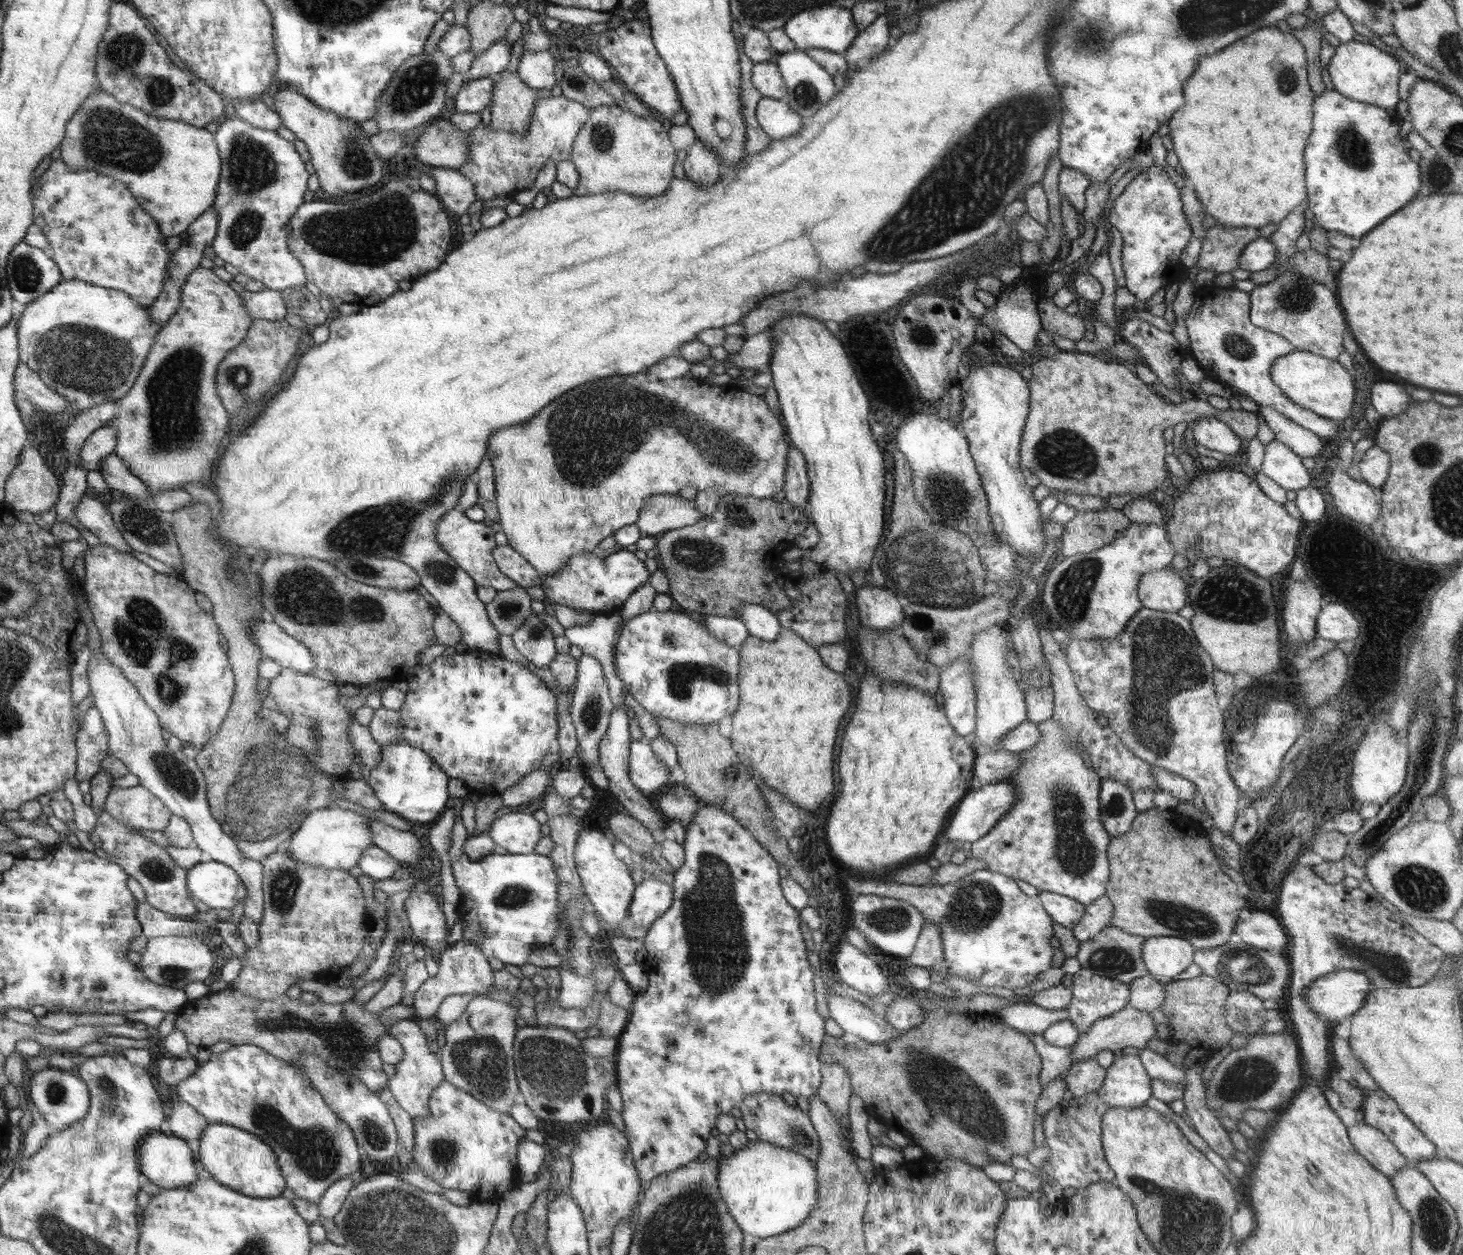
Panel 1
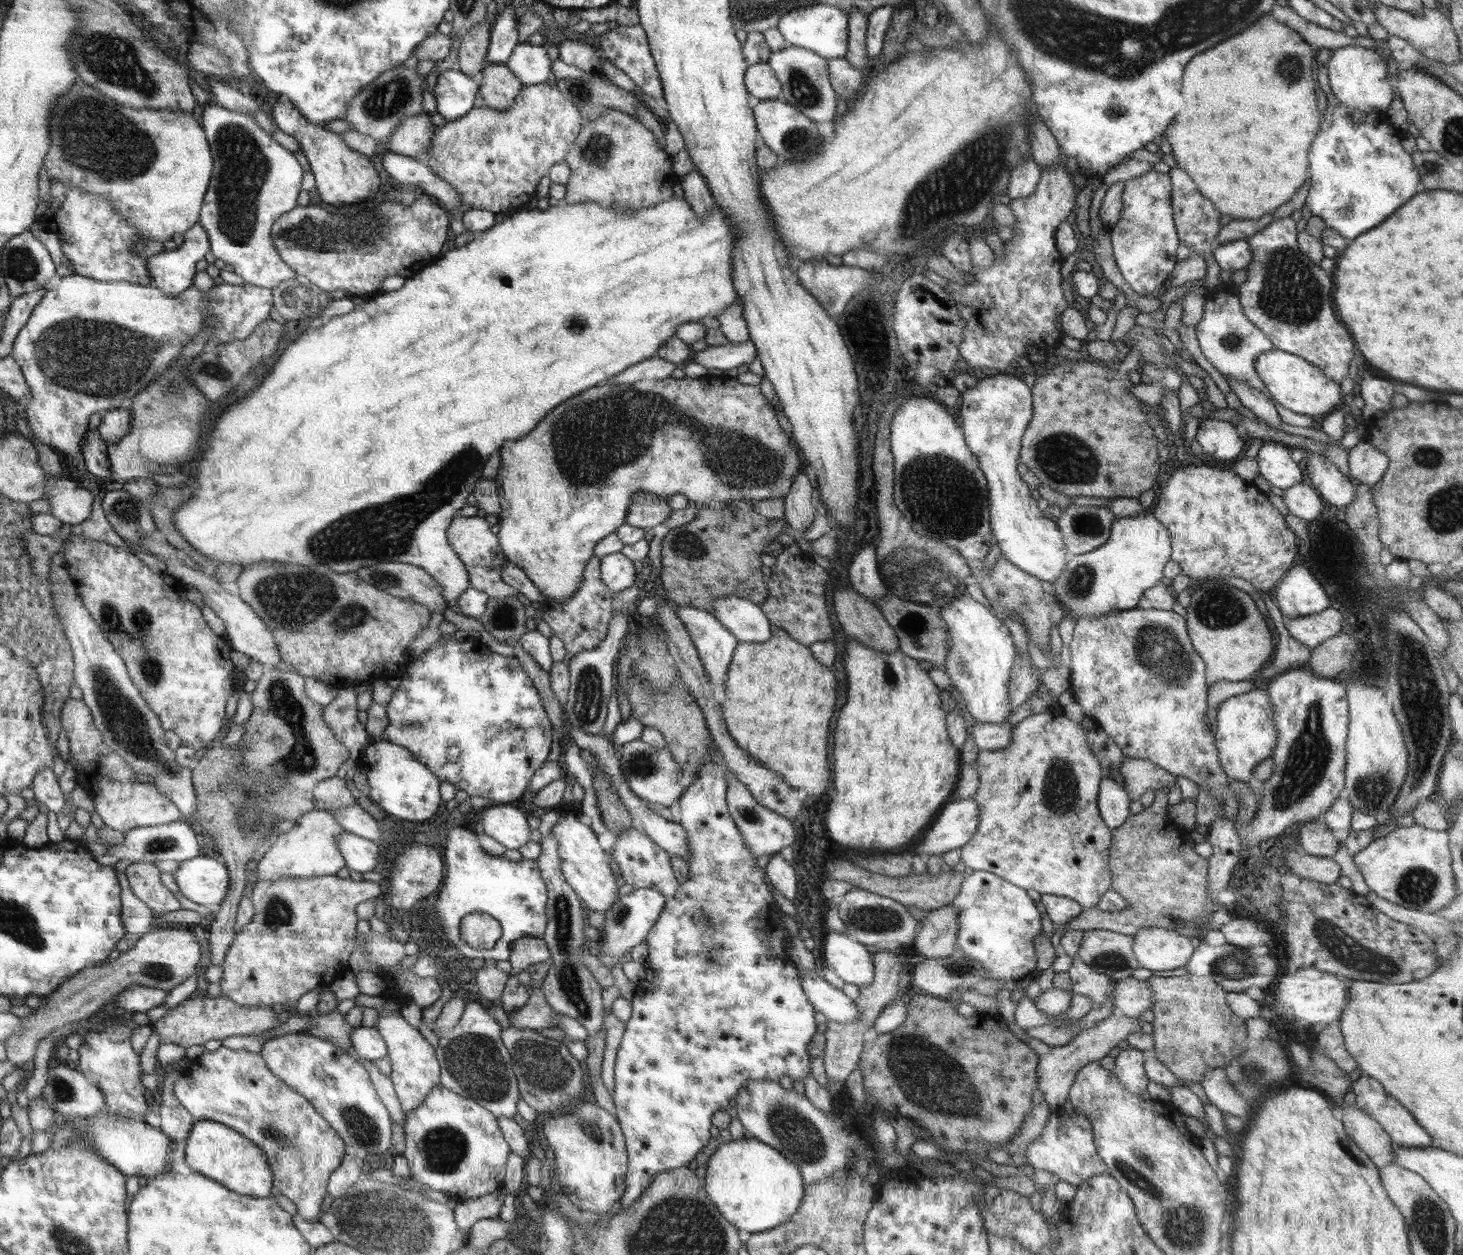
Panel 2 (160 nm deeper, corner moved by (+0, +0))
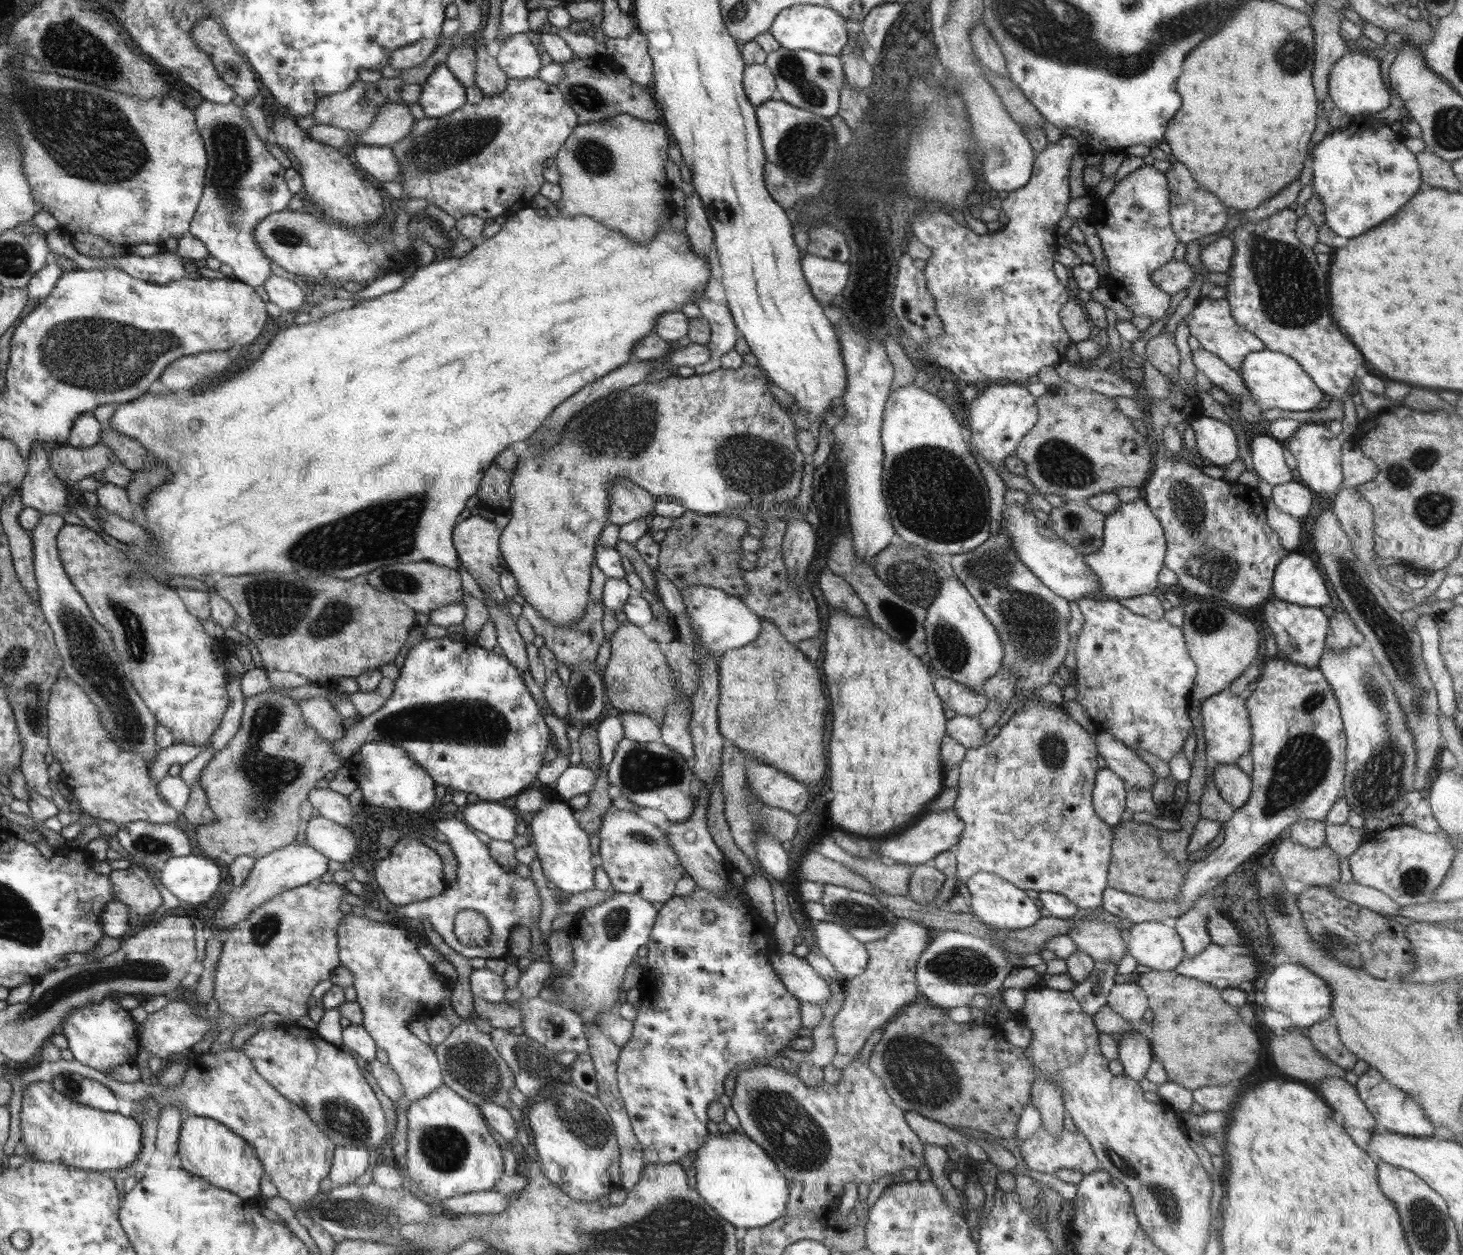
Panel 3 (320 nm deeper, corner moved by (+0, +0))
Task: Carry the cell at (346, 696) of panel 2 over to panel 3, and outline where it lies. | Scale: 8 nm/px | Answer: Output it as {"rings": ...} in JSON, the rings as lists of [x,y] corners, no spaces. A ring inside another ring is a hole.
{"rings":[[[324,697],[295,699],[302,709],[303,720],[311,725],[327,741],[342,739],[346,730],[342,727],[344,718],[335,711],[335,705]]]}

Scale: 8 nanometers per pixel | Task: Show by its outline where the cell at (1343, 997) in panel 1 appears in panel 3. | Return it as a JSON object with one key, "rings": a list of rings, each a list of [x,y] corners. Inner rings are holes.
{"rings":[[[1287,959],[1276,968],[1266,970],[1266,982],[1261,992],[1264,994],[1264,1005],[1276,1012],[1282,1012],[1284,1016],[1290,1018],[1296,1028],[1305,1030],[1319,1024],[1320,1021],[1332,1018],[1332,993],[1329,986],[1311,970],[1293,964]]]}

